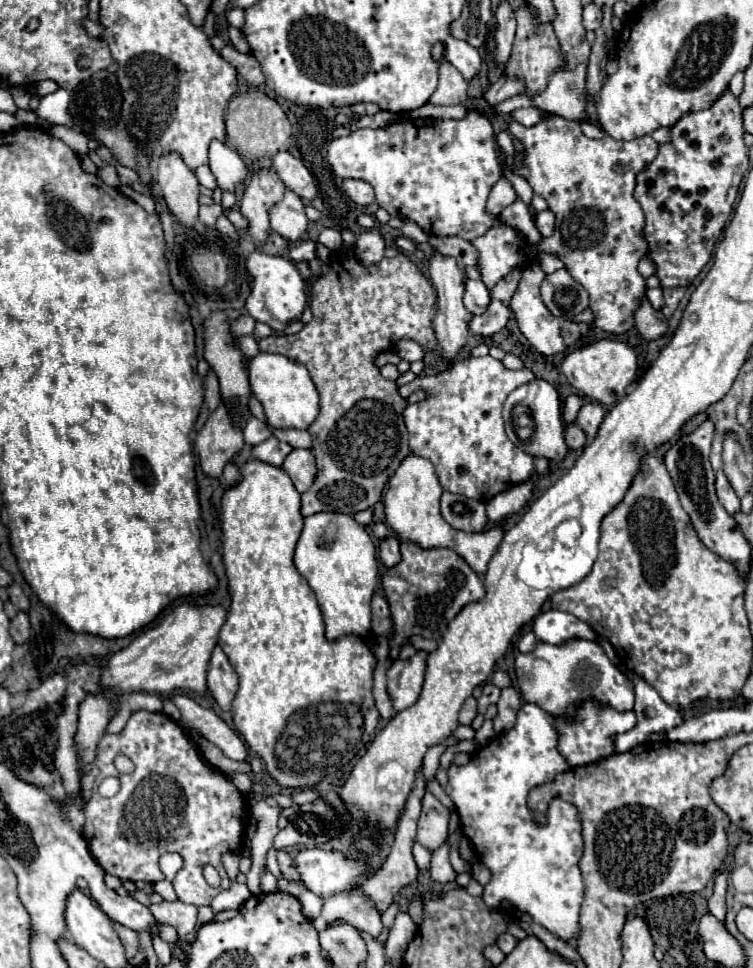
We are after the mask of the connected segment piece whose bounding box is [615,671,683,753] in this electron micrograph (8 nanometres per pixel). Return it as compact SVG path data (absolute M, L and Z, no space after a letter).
M627 671L627 677L635 685L635 709L633 711L637 715L637 727L623 735L615 735L617 753L631 751L635 745L647 741L649 733L669 731L677 727L679 723L683 723L683 717L679 715L679 711L663 703L655 687L651 687L643 677L635 675L633 671Z

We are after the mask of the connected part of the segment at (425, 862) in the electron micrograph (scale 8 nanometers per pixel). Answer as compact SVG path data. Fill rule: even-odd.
M415 843L415 847L413 847L413 859L415 859L419 869L429 869L431 867L431 853L425 847L421 847L419 843Z

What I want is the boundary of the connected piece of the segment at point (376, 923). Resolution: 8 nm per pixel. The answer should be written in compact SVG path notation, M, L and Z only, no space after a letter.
M357 893L333 895L333 897L325 899L321 915L312 923L320 932L335 919L345 921L345 923L353 925L355 929L367 931L369 935L379 935L383 929L381 913L377 911L377 907L371 903L371 899L367 899L365 895L357 895Z

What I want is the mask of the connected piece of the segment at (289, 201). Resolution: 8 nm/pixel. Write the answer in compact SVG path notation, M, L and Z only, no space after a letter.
M285 191L283 199L271 207L269 221L271 229L287 241L299 241L309 223L305 217L303 201L293 191Z

